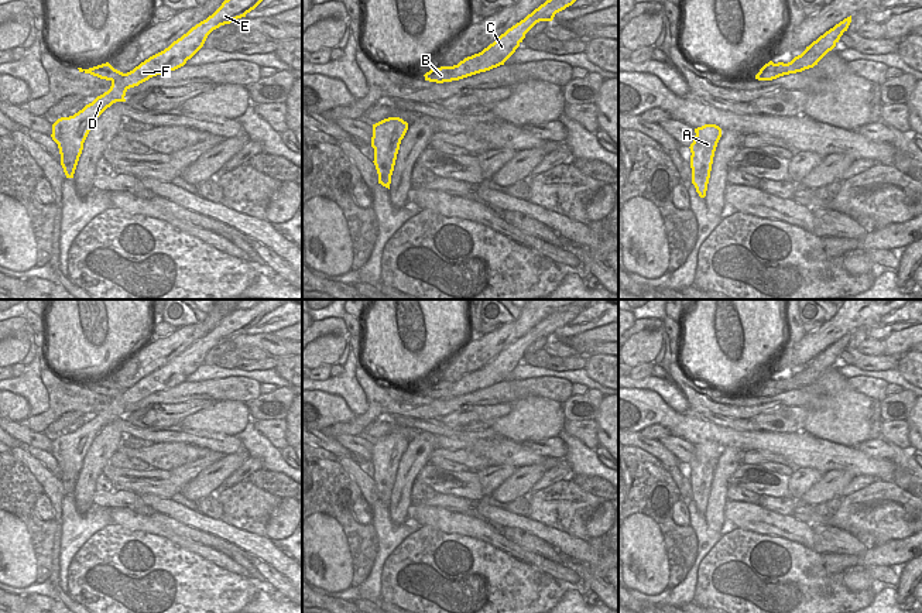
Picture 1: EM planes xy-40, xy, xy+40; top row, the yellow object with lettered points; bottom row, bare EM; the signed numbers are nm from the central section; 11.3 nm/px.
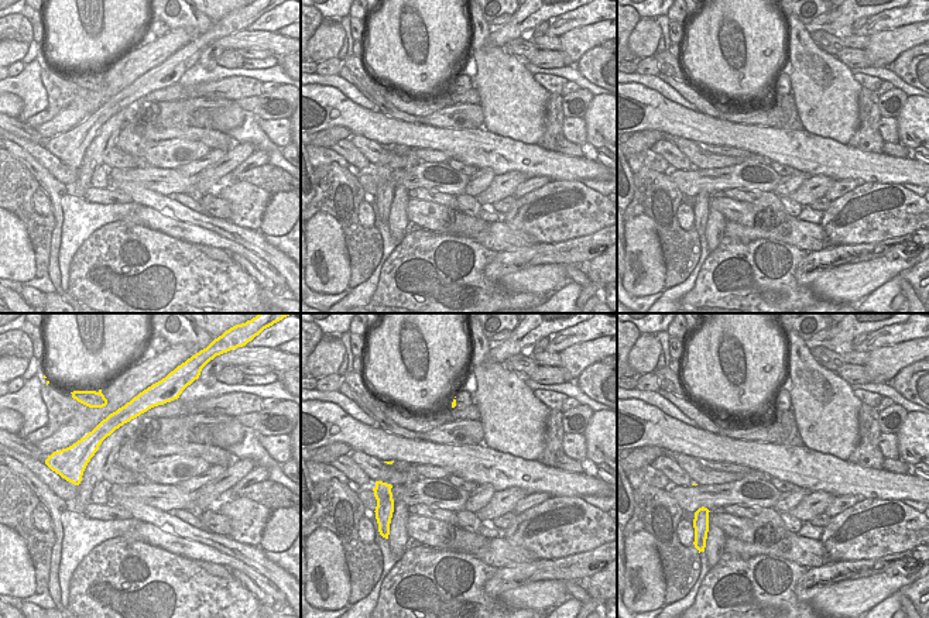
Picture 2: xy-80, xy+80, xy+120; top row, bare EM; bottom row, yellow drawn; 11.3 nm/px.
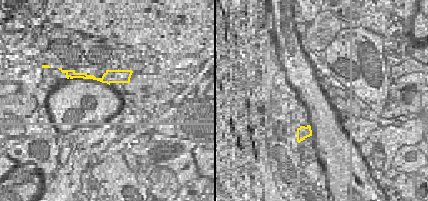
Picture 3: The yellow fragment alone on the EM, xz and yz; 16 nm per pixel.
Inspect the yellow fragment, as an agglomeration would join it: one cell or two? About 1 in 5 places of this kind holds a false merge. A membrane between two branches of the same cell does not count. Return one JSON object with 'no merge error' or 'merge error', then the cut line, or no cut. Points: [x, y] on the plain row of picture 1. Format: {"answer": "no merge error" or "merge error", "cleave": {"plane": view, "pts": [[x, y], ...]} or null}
{"answer": "merge error", "cleave": {"plane": "xy-40", "pts": [[133, 387], [112, 397]]}}

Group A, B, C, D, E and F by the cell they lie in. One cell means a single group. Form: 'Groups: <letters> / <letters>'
Groups: A C D E F / B.

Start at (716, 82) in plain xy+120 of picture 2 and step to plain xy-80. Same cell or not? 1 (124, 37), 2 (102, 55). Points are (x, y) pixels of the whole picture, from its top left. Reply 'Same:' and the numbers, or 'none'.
Same: 1, 2

